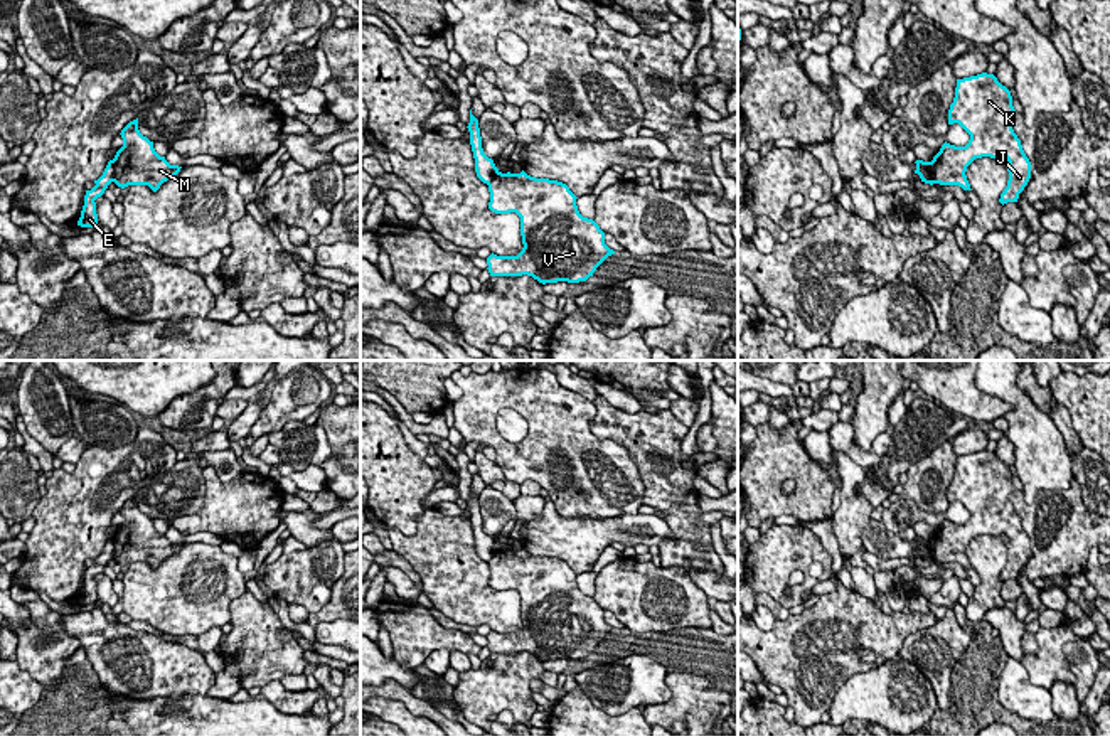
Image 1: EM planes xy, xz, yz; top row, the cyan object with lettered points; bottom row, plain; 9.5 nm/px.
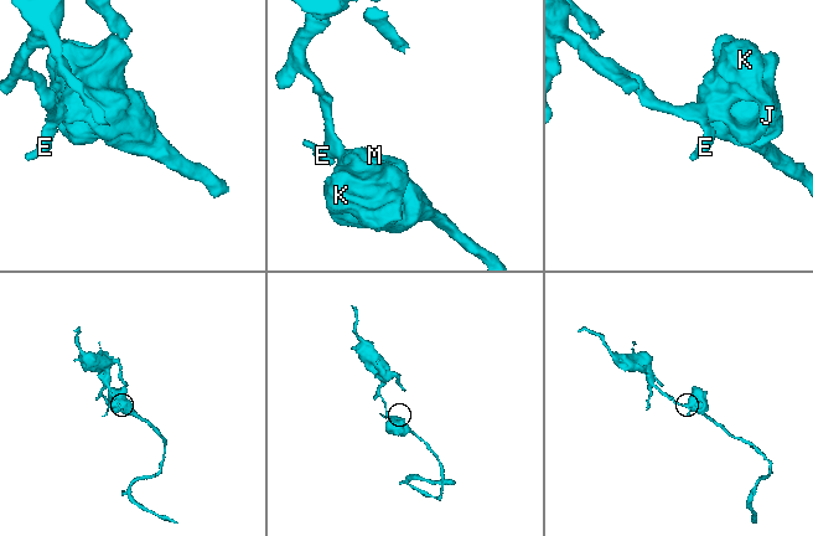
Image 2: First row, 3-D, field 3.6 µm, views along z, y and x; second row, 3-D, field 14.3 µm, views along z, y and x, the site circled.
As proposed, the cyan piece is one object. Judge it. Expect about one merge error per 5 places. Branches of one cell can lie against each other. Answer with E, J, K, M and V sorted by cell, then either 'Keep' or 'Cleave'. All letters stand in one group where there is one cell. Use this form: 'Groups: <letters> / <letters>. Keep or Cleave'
Groups: E / J K M V. Cleave

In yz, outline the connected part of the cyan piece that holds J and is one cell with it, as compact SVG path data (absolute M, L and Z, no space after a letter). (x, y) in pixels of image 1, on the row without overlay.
M977 451L957 456L955 475L948 487L948 502L958 500L970 517L965 524L943 520L933 534L933 561L958 563L972 568L967 544L982 534L1006 536L1009 539L1007 564L999 579L1017 579L1031 556L1031 539L1009 495L1016 490L1011 468L994 451Z

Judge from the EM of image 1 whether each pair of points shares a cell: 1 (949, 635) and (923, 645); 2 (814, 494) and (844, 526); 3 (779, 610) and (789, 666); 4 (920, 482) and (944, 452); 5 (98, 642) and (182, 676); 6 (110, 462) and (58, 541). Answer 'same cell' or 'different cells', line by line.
1: same cell
2: different cells
3: different cells
4: same cell
5: same cell
6: same cell

